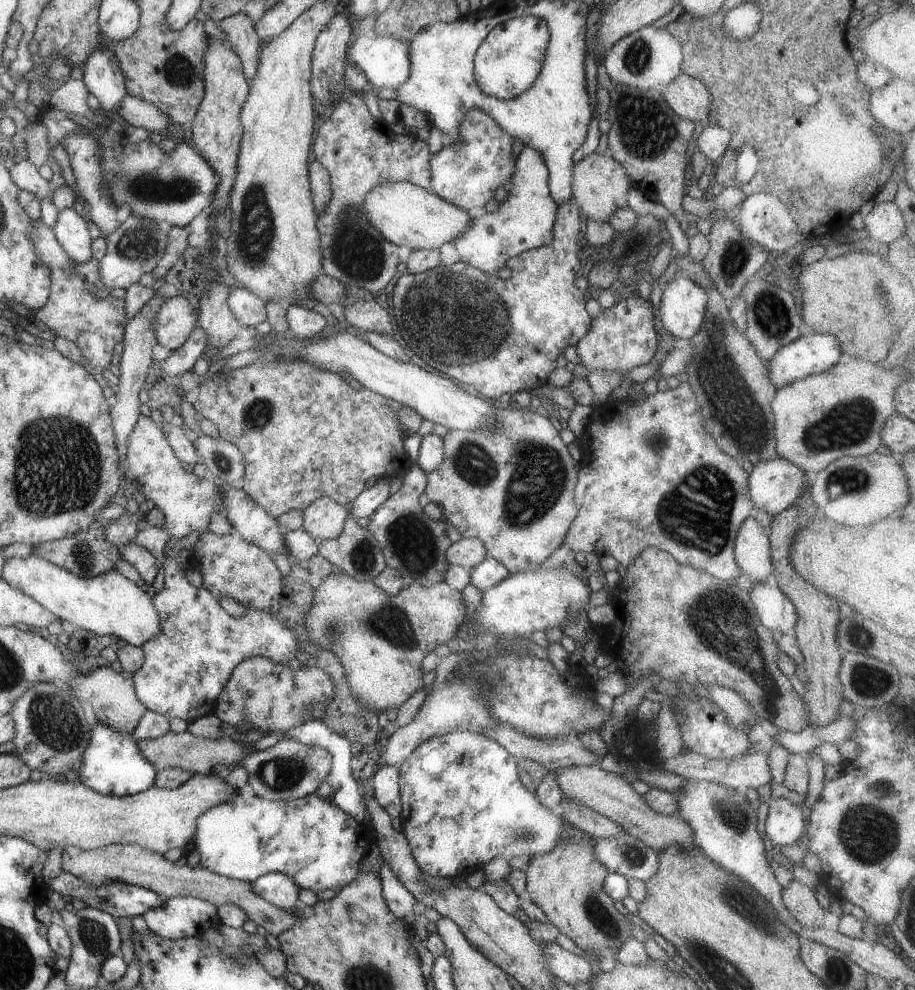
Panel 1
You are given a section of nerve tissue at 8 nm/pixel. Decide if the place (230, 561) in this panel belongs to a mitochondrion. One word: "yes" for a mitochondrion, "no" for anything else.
no

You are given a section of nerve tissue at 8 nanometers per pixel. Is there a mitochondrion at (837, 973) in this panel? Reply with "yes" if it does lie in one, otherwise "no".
no

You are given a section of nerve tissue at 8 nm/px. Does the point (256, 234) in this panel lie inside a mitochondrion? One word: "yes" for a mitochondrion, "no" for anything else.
yes

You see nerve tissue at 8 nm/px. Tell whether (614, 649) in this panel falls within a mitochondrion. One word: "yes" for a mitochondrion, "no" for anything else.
no

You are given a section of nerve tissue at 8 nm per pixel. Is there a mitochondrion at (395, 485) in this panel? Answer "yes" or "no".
no

